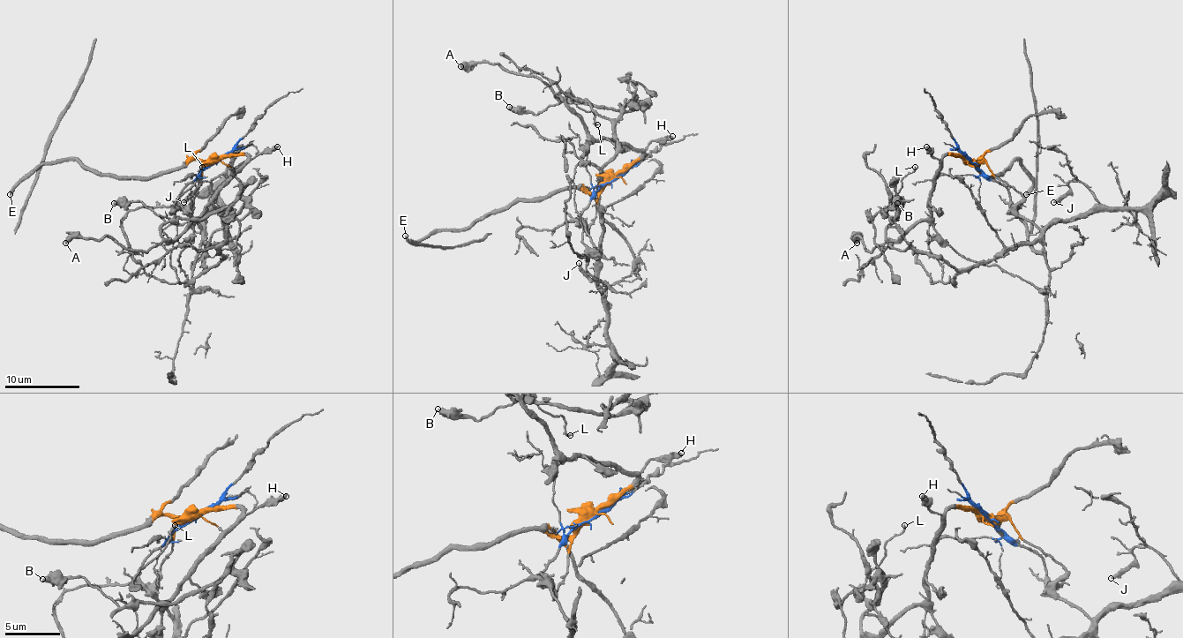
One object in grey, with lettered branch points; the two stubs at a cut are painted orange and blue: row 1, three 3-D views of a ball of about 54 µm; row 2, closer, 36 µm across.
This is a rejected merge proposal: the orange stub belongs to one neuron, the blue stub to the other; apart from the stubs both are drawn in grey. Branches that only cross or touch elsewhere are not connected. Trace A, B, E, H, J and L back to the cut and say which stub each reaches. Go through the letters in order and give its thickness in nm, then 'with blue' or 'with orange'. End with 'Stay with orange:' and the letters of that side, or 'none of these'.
A: 550 nm | with orange
B: 440 nm | with orange
E: 300 nm | with orange
H: 400 nm | with orange
J: 280 nm | with blue
L: 190 nm | with orange
Stay with orange: A, B, E, H, L

